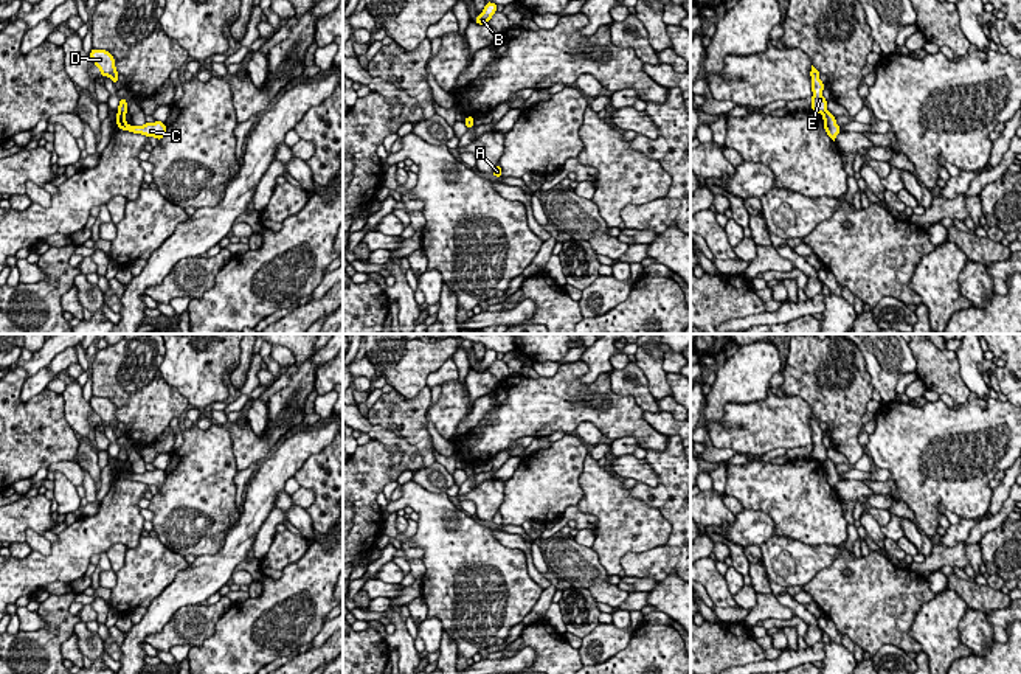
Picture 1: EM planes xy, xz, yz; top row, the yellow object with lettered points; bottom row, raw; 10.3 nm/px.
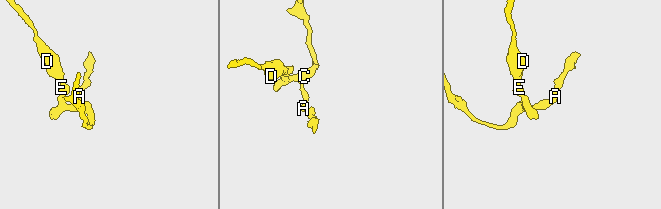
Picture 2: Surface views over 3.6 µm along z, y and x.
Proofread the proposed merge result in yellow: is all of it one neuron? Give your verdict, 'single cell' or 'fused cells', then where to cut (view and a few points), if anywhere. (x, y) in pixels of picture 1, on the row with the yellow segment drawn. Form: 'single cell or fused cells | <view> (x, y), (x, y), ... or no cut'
fused cells | yz (826, 111), (823, 115)

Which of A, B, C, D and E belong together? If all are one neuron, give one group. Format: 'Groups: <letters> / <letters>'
Groups: A B C / D E

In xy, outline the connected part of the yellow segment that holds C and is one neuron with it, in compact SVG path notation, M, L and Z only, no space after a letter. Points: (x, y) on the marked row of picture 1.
M119 112L116 113L115 120L116 120L116 126L121 130L129 130L133 134L146 135L146 137L154 137L157 140L161 140L164 137L164 132L166 132L166 124L161 121L146 123L143 126L130 126L126 121L126 113L119 113Z

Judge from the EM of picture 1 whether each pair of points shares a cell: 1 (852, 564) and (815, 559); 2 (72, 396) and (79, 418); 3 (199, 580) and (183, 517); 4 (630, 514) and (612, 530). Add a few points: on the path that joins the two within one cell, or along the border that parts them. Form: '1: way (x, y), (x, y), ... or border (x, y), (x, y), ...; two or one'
1: border (840, 545), (840, 553), (804, 583); two
2: way (73, 401), (76, 413); one
3: border (227, 536), (218, 552), (204, 553), (196, 558); two
4: way (626, 519), (616, 528); one

